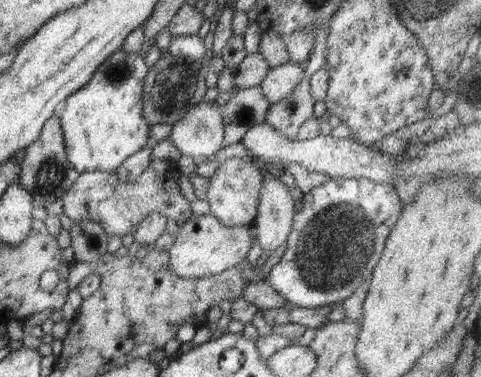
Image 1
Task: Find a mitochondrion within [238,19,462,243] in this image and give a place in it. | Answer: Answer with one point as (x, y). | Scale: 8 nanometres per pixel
(345, 43)

